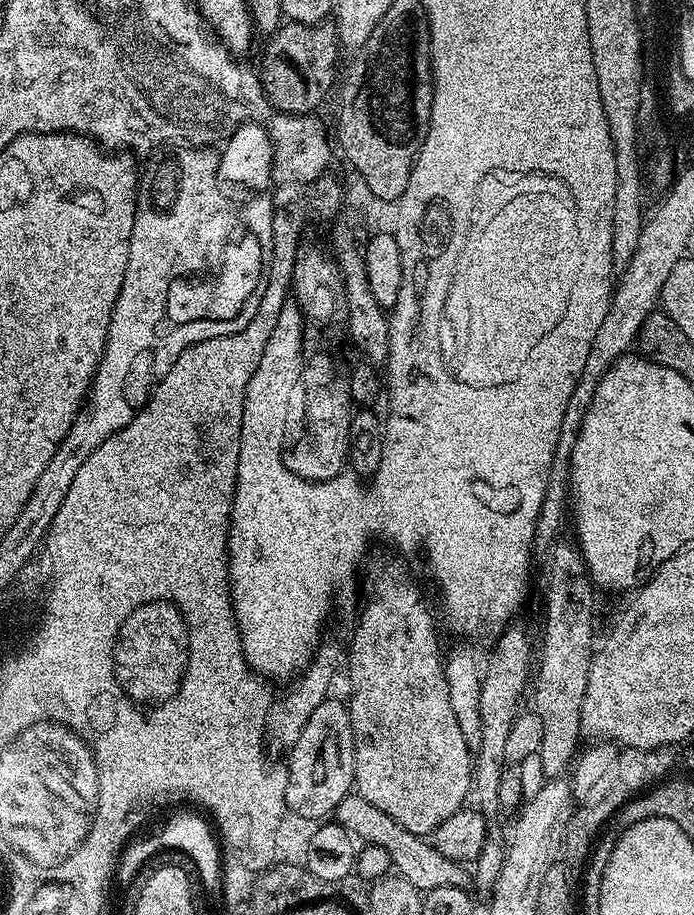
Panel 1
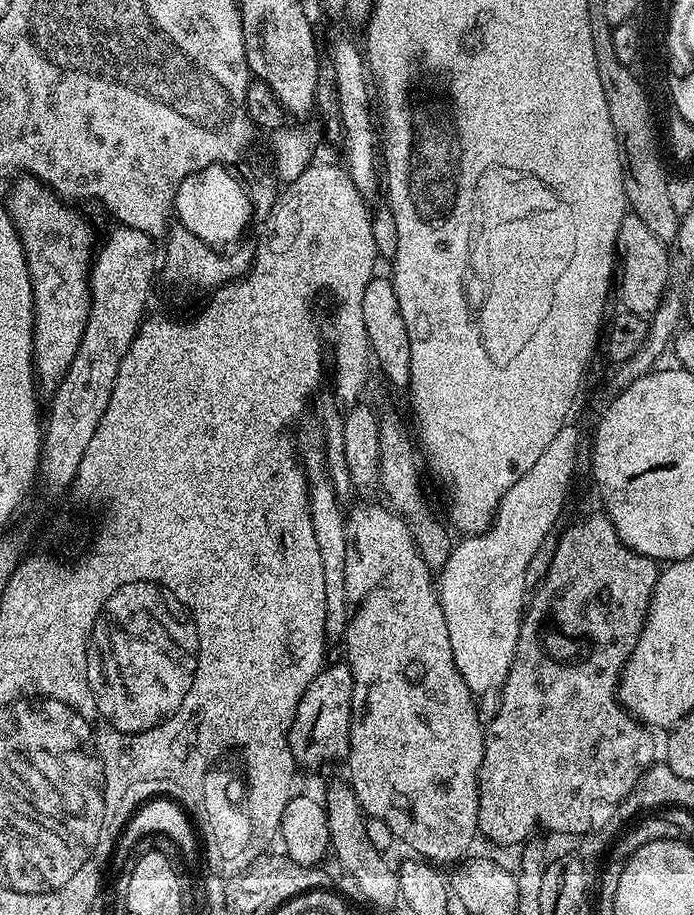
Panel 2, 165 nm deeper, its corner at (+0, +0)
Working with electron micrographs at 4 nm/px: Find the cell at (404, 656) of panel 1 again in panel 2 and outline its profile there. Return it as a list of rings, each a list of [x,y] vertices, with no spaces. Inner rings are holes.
[[[356,504],[346,512],[348,526],[348,553],[346,554],[346,598],[350,615],[348,617],[348,657],[346,663],[352,672],[352,725],[348,739],[348,776],[354,790],[360,811],[365,817],[373,816],[386,826],[390,826],[393,837],[409,848],[409,853],[423,858],[437,866],[455,865],[463,861],[473,851],[472,843],[478,840],[478,782],[484,753],[485,725],[476,717],[476,704],[473,692],[468,689],[458,666],[454,666],[454,654],[450,650],[450,634],[446,630],[446,618],[440,605],[440,594],[433,569],[420,556],[407,522],[396,515],[391,507],[380,504]]]

